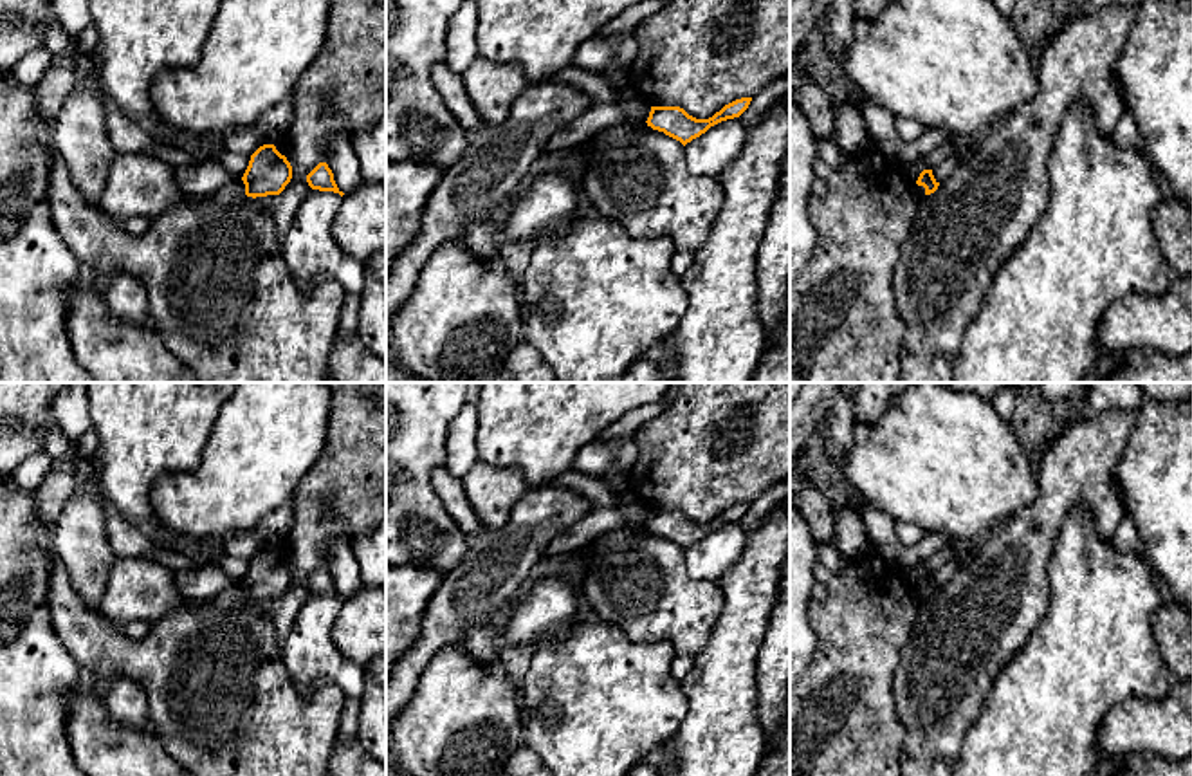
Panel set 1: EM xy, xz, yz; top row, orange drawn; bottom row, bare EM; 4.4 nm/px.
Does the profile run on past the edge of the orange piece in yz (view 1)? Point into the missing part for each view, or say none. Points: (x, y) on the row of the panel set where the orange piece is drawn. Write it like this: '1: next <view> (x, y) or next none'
1: next none

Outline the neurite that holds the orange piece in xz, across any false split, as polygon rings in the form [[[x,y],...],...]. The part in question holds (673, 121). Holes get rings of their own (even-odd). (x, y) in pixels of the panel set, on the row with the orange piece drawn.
[[[741,97],[725,105],[709,119],[696,119],[680,106],[651,106],[647,126],[664,132],[665,135],[680,141],[683,146],[692,139],[705,134],[711,126],[739,117],[750,105],[752,97]]]

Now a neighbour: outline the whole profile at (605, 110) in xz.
[[[573,65],[550,76],[548,81],[566,81],[573,87],[582,88],[591,96],[591,106],[577,119],[559,128],[546,143],[545,152],[559,152],[575,148],[577,144],[588,143],[602,128],[615,125],[635,125],[640,126],[646,121],[631,119],[620,106],[620,90],[611,85],[610,79],[599,72],[586,72]]]

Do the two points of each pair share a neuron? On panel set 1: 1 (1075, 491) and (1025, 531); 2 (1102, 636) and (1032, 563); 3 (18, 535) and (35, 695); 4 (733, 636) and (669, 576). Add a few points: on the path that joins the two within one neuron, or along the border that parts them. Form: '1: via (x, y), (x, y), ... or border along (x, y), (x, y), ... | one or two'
1: via (1063, 495), (1037, 520) | one
2: border along (1057, 540), (1048, 569), (1048, 609), (1037, 623) | two
3: via (18, 574), (18, 612), (27, 621), (27, 655) | one
4: border along (718, 583), (722, 610), (707, 643), (695, 655) | two

